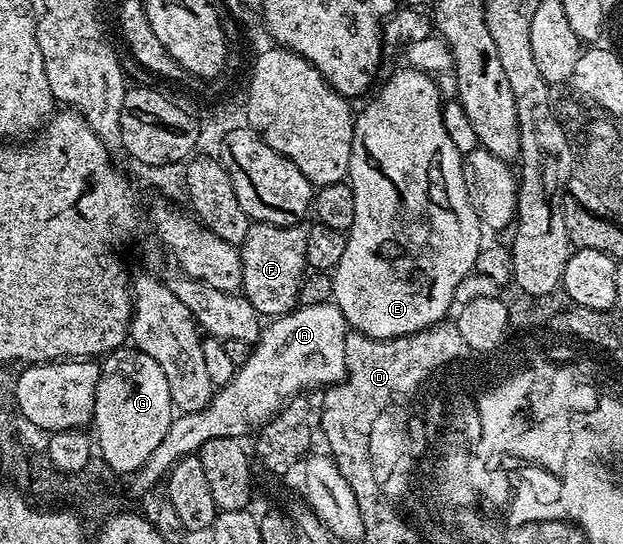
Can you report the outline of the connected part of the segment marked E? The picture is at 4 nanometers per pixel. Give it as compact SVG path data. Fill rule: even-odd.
M412 69L397 71L390 77L389 83L381 87L381 92L366 105L362 111L356 112L353 120L353 144L351 145L351 165L347 182L355 193L355 221L347 233L347 242L343 249L343 261L331 272L333 280L332 302L342 310L348 326L355 331L361 331L372 339L399 339L404 335L414 335L444 320L449 314L449 306L454 306L457 298L457 286L474 270L476 259L483 248L481 234L483 228L477 220L475 209L469 200L467 185L465 184L465 168L463 156L455 149L455 141L445 128L445 112L443 110L443 98L437 88L438 81L432 74Z

